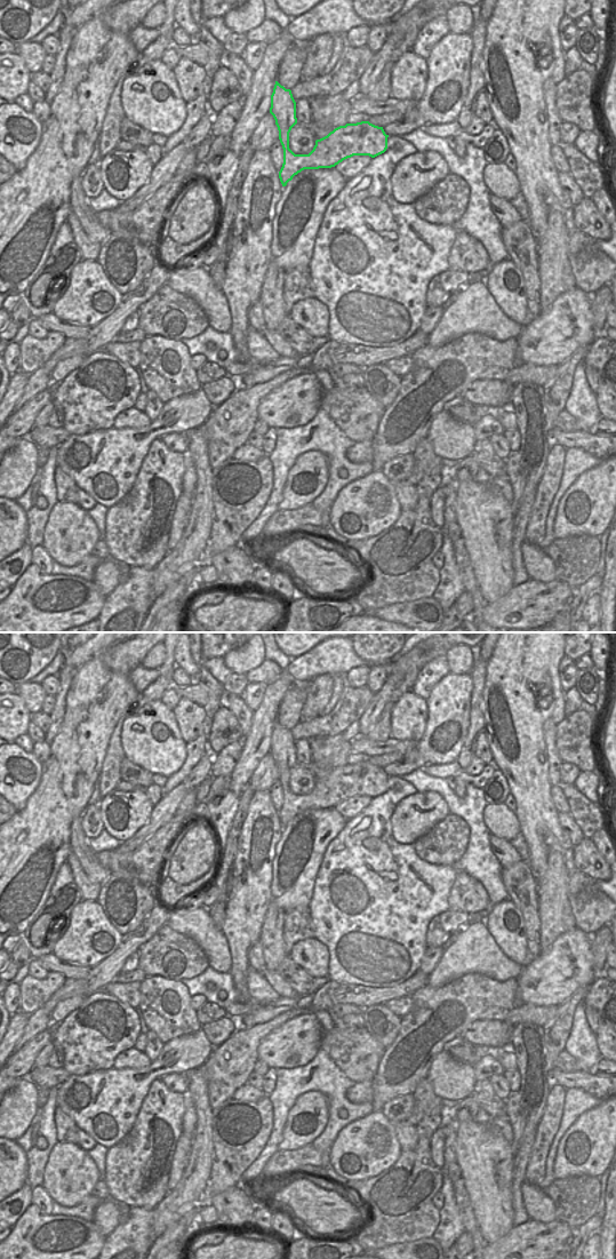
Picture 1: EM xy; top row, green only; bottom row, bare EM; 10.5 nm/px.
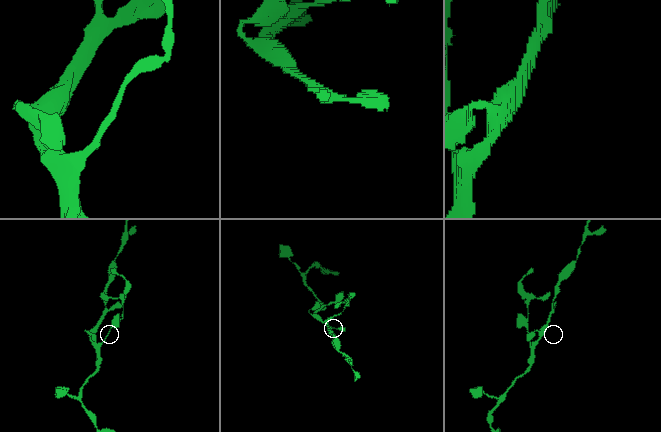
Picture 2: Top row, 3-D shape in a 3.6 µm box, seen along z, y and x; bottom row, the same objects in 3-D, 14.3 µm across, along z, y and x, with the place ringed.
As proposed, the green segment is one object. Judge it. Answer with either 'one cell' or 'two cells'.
one cell

